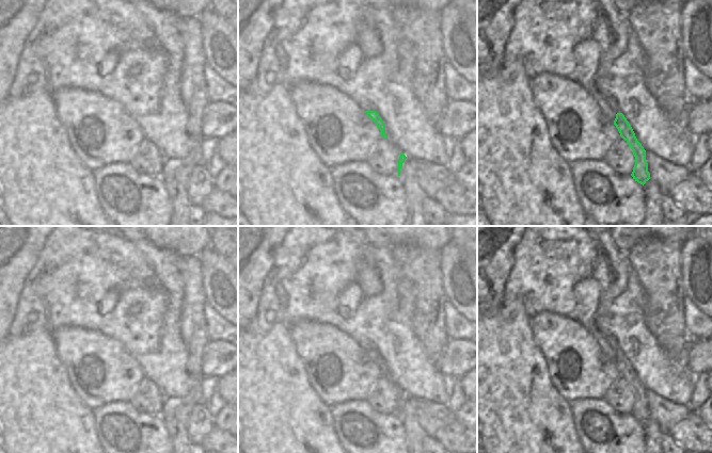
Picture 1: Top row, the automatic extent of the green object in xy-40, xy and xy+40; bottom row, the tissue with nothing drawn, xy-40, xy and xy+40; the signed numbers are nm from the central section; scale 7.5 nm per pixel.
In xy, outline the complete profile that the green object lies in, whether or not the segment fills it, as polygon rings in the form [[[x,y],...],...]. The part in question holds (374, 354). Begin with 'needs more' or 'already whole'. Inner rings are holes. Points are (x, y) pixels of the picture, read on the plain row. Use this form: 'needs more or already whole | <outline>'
already whole | [[[365,350],[365,352],[377,363],[377,366],[381,370],[381,375],[387,377],[387,374],[385,372],[385,363],[379,353],[376,350]]]

